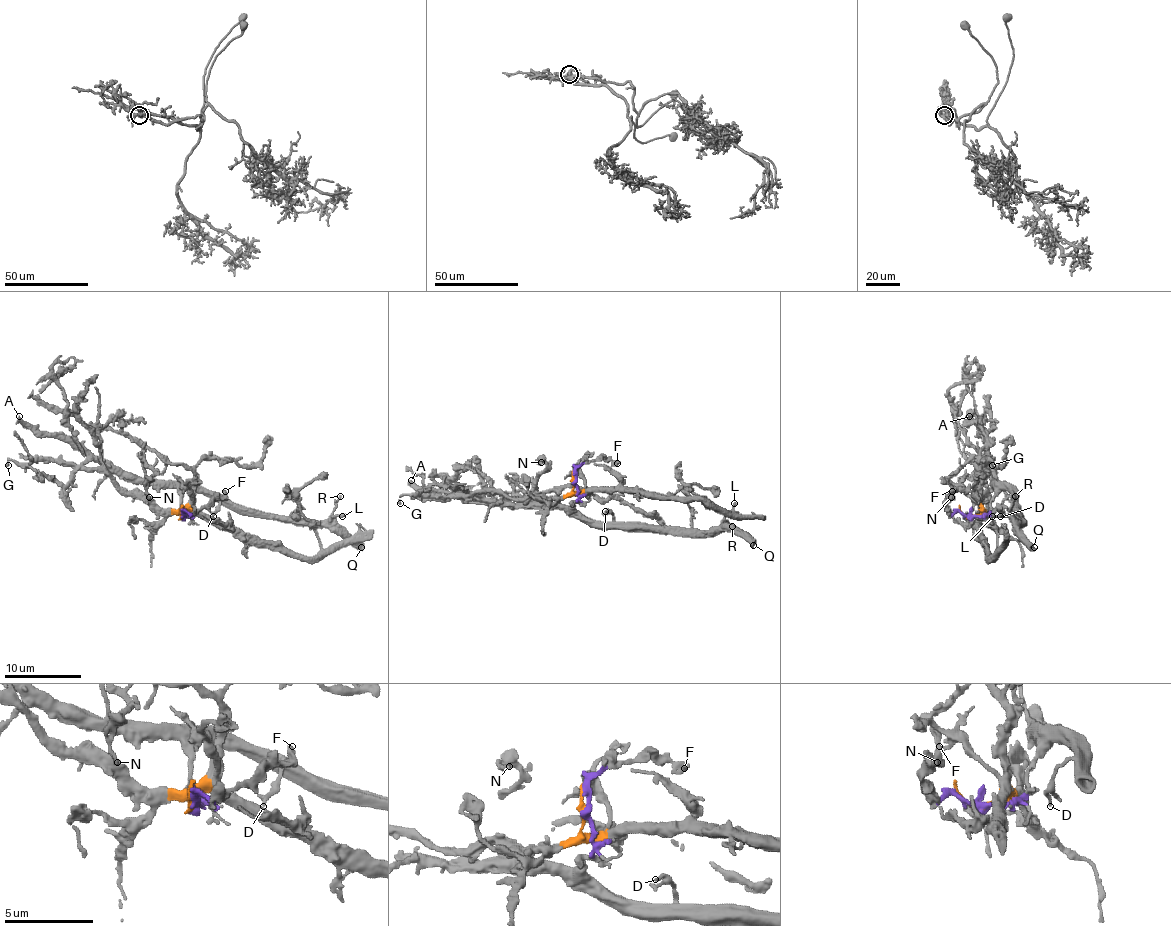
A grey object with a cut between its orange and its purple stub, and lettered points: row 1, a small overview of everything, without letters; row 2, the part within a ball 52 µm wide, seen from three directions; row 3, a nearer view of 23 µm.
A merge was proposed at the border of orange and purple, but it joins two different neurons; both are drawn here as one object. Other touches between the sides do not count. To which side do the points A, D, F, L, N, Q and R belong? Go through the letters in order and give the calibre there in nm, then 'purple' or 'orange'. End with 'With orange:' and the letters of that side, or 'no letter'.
A: 360 nm | purple
D: 130 nm | purple
F: 320 nm | purple
L: 140 nm | purple
N: 190 nm | purple
Q: 550 nm | purple
R: 110 nm | purple
With orange: no letter

